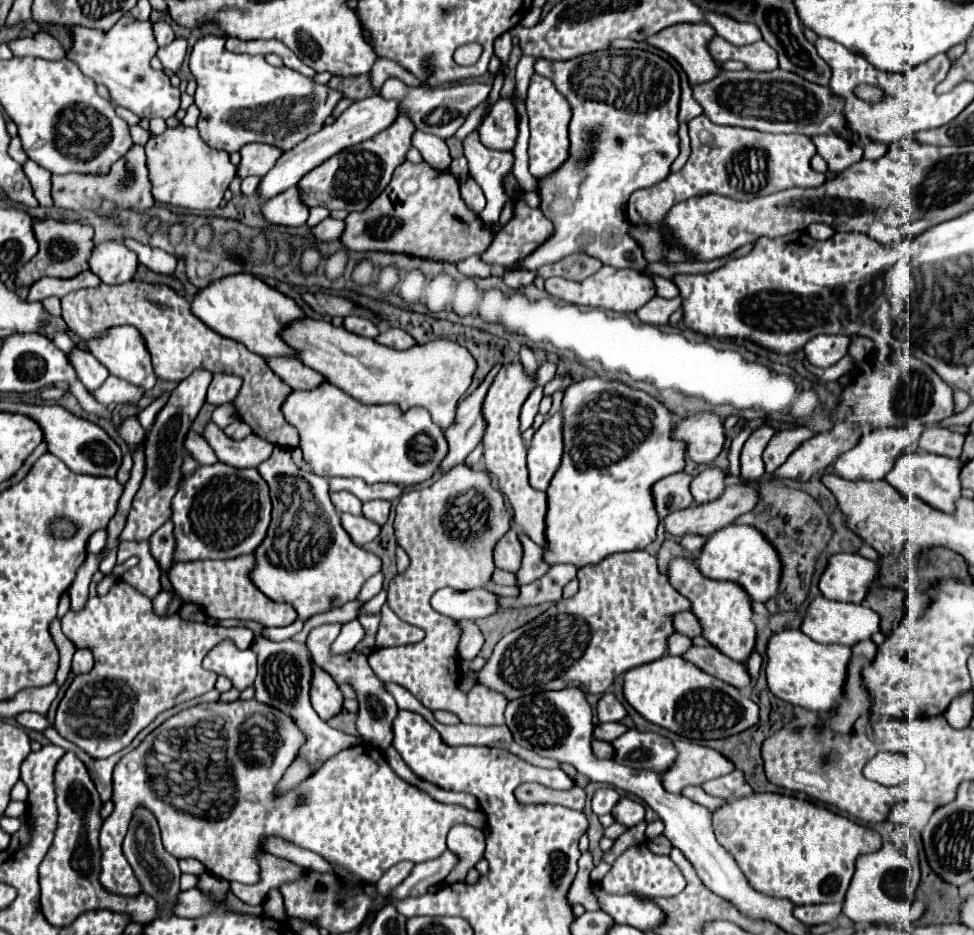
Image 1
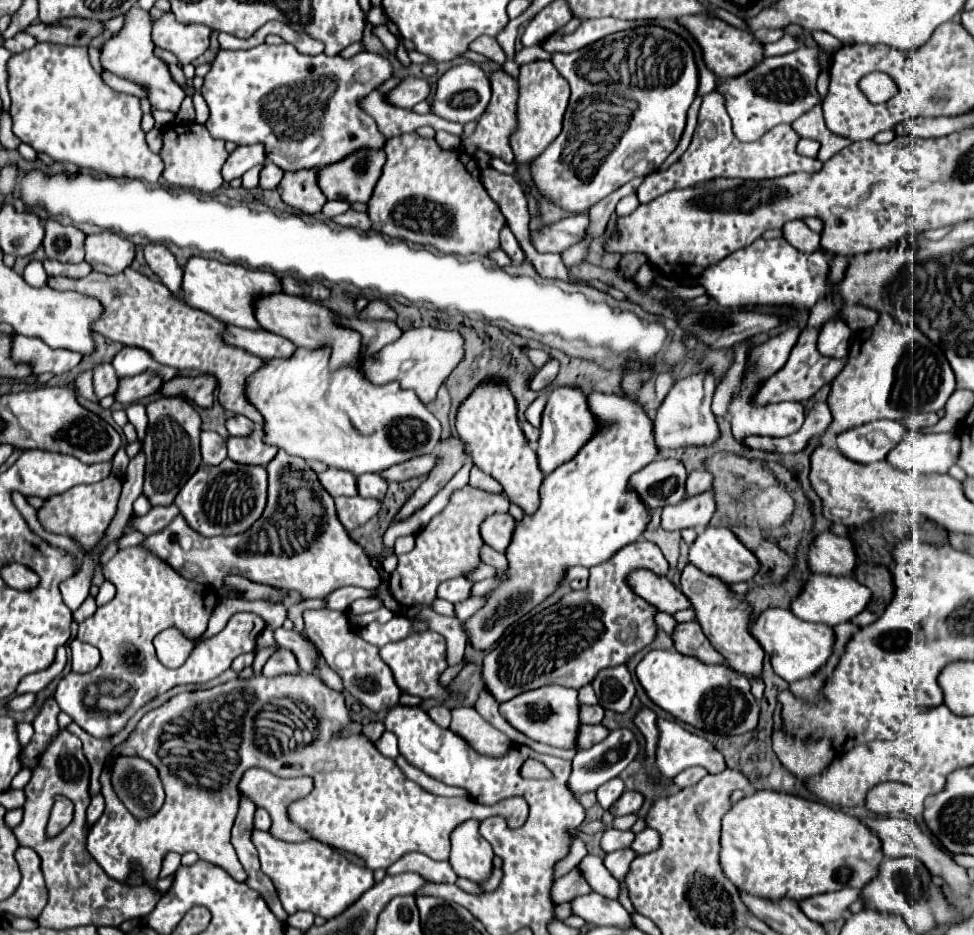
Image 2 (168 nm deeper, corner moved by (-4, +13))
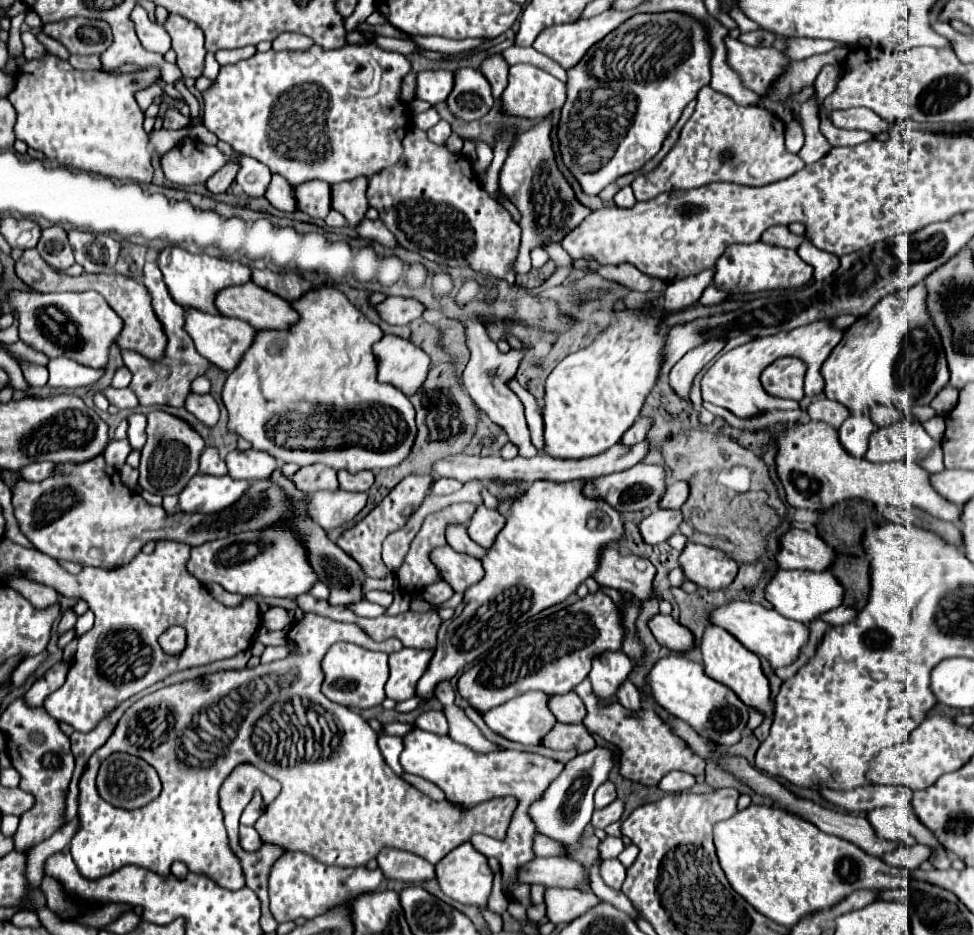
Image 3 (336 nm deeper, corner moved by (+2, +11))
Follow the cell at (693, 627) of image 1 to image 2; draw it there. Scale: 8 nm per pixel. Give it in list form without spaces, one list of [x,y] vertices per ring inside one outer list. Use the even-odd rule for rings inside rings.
[[[638,568],[636,572],[628,574],[628,586],[656,610],[662,610],[666,614],[690,608],[688,598],[668,578],[656,576],[654,572]]]

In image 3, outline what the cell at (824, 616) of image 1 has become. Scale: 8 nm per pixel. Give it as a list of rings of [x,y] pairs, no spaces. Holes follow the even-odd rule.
[[[780,570],[766,586],[766,600],[784,618],[792,618],[808,624],[812,620],[818,620],[822,614],[844,604],[844,586],[836,580],[836,576],[830,570],[824,572]]]

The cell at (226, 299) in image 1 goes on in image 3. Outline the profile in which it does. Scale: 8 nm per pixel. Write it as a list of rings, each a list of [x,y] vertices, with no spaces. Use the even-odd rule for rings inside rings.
[[[178,246],[162,250],[158,256],[158,264],[164,274],[164,282],[168,286],[170,296],[184,308],[196,308],[208,314],[220,314],[216,308],[216,296],[220,290],[230,286],[240,286],[252,280],[250,268],[242,266],[240,262],[226,262],[206,254],[190,254],[188,250]]]

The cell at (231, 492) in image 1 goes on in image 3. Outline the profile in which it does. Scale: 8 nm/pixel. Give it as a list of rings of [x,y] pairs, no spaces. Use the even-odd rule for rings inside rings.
[[[196,474],[178,496],[178,508],[182,512],[214,514],[230,508],[250,488],[246,480],[232,480],[230,476]]]

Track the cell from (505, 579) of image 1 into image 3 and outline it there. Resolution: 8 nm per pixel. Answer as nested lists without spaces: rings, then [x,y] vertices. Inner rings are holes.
[[[450,526],[450,530],[446,530],[446,540],[456,552],[468,554],[476,560],[482,560],[486,556],[486,550],[468,538],[468,532],[464,526]]]

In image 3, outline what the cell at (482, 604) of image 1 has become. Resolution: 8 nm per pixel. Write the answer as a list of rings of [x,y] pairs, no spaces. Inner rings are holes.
[[[440,580],[440,582],[436,582],[436,584],[426,586],[426,590],[424,590],[424,600],[426,600],[426,602],[430,602],[430,604],[440,606],[440,604],[444,604],[446,600],[450,600],[450,598],[452,598],[452,594],[454,594],[452,586],[450,586],[448,582]]]

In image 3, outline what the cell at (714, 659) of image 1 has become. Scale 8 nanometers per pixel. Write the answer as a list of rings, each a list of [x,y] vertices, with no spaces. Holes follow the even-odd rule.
[[[658,614],[648,622],[648,626],[654,638],[658,640],[658,644],[662,644],[664,648],[678,652],[678,654],[692,654],[696,650],[694,634],[672,616]]]

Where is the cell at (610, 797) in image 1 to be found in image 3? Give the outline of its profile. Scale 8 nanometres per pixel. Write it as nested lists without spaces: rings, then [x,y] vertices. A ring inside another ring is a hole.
[[[608,780],[608,782],[604,782],[604,784],[596,790],[594,802],[596,802],[596,808],[604,808],[604,806],[612,804],[614,800],[616,800],[616,786]]]

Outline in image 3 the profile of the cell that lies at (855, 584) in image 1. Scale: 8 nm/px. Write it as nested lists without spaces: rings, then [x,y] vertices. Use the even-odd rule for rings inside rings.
[[[794,528],[782,536],[782,550],[776,558],[780,568],[786,570],[824,572],[832,566],[836,554],[818,534]]]

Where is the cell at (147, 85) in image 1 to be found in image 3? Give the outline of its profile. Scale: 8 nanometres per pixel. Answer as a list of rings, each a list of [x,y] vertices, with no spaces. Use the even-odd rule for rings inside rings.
[[[170,106],[170,108],[164,112],[164,128],[178,130],[178,128],[186,128],[188,124],[190,124],[190,118],[184,118],[178,108]]]

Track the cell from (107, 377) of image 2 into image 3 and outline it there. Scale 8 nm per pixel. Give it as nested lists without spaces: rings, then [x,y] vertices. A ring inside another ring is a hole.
[[[108,386],[104,392],[102,392],[108,402],[116,408],[136,408],[138,406],[138,400],[134,398],[134,392],[130,388],[124,388],[124,390],[118,390],[114,386]]]

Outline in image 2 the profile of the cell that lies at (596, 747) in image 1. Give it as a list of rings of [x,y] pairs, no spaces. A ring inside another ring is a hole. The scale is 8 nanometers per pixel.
[[[602,724],[598,726],[580,726],[580,732],[576,736],[576,748],[584,750],[590,748],[592,744],[598,744],[600,740],[604,740],[608,736],[608,728],[604,728]]]

